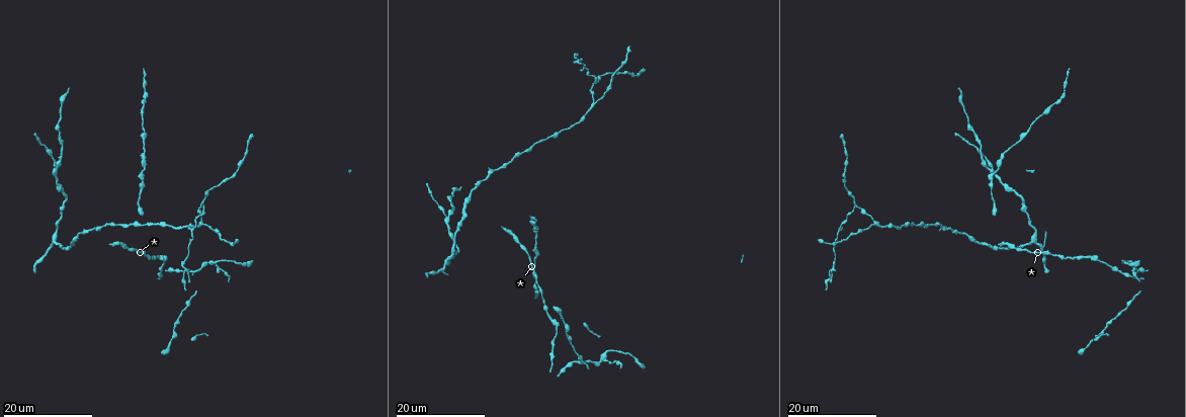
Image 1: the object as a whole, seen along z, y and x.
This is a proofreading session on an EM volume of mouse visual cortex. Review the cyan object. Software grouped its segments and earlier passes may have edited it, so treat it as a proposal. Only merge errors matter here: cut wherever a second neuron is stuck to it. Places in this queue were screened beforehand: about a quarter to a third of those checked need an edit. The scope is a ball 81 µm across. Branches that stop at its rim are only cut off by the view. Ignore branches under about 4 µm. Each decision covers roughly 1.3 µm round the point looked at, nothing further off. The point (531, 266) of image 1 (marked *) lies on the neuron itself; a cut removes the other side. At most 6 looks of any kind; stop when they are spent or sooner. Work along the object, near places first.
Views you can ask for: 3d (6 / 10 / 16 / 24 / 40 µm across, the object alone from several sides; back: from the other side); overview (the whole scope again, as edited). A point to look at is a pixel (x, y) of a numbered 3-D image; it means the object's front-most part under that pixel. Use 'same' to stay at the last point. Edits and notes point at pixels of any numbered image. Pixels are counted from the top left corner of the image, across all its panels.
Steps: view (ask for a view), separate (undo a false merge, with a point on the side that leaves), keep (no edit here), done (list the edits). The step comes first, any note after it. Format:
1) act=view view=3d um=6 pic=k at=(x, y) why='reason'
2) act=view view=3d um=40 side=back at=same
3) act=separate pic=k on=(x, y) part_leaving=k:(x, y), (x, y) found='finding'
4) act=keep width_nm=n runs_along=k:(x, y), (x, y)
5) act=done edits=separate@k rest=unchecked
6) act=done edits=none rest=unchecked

act=view view=3d um=24 pic=1 at=(606, 358)

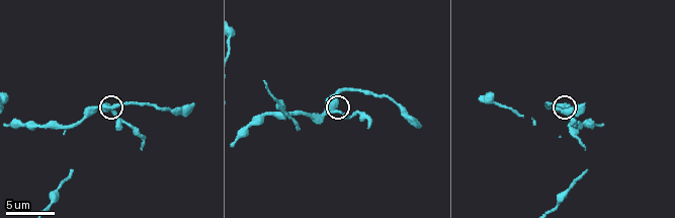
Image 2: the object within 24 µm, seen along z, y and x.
act=view view=3d um=6 pic=2 at=(337, 109)

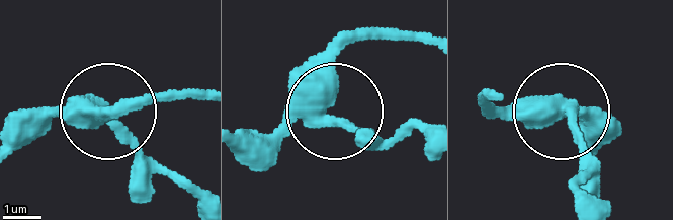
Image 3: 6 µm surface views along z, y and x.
act=separate pic=3 on=(136, 138) part_leaving=3:(573, 111), (589, 156), (586, 208) found='a second neuron is stuck on'

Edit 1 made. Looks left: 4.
act=view view=overview

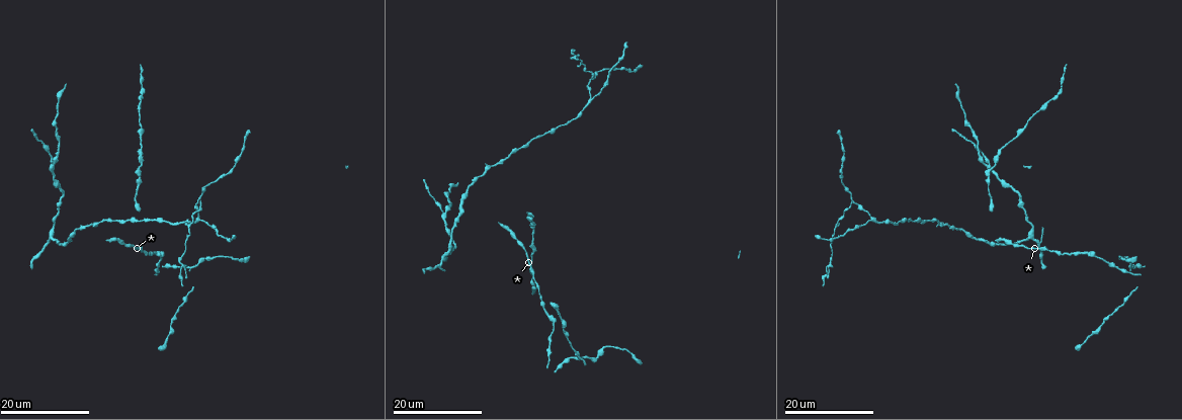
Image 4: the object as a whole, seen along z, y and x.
act=view view=3d um=24 pic=4 at=(982, 164) why='thin arm on a thick one'

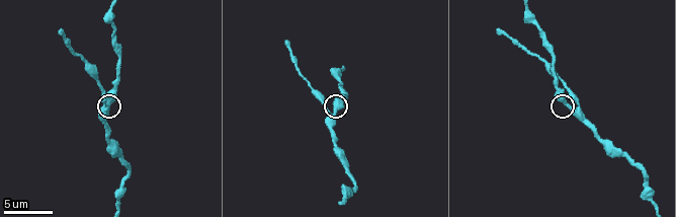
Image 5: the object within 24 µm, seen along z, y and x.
act=view view=3d um=10 pic=5 at=(334, 110)

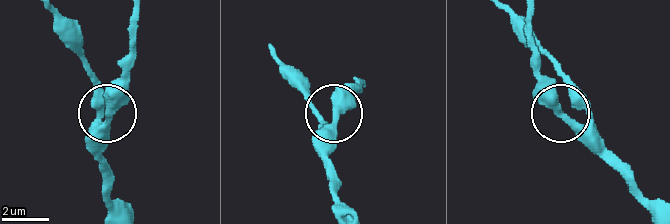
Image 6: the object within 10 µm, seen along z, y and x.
act=keep arms=3 found='continuous, no second neuron'

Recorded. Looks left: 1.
act=done edits=separate@3 rest=unchecked

